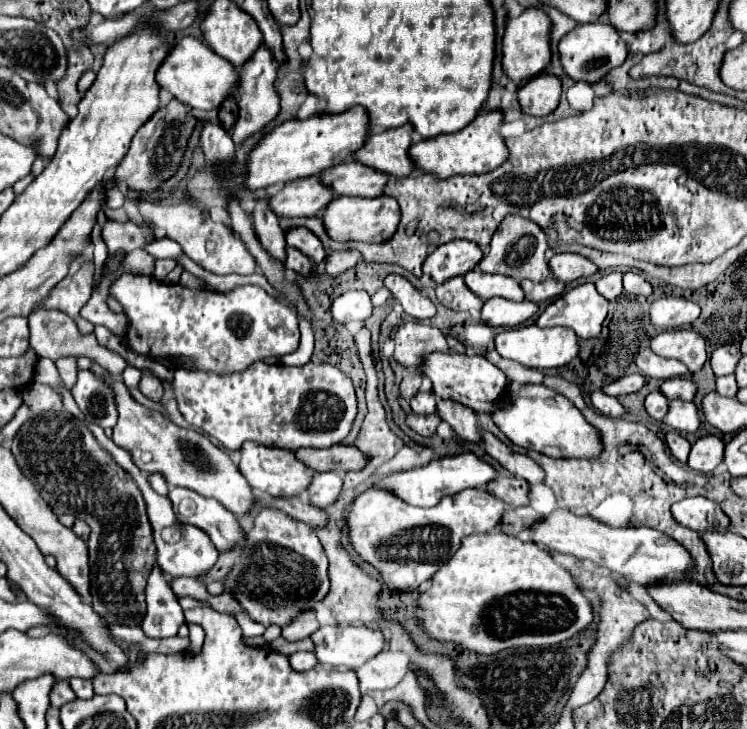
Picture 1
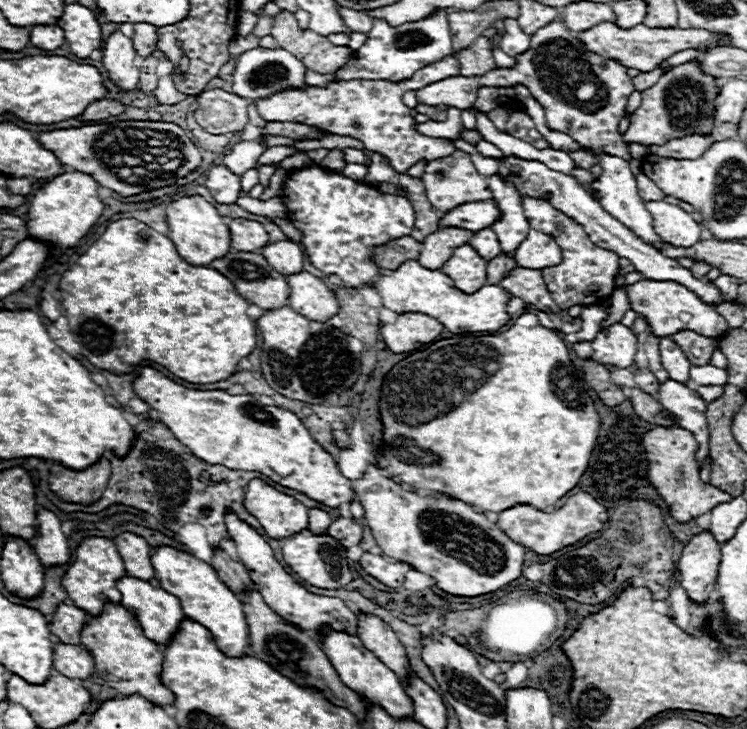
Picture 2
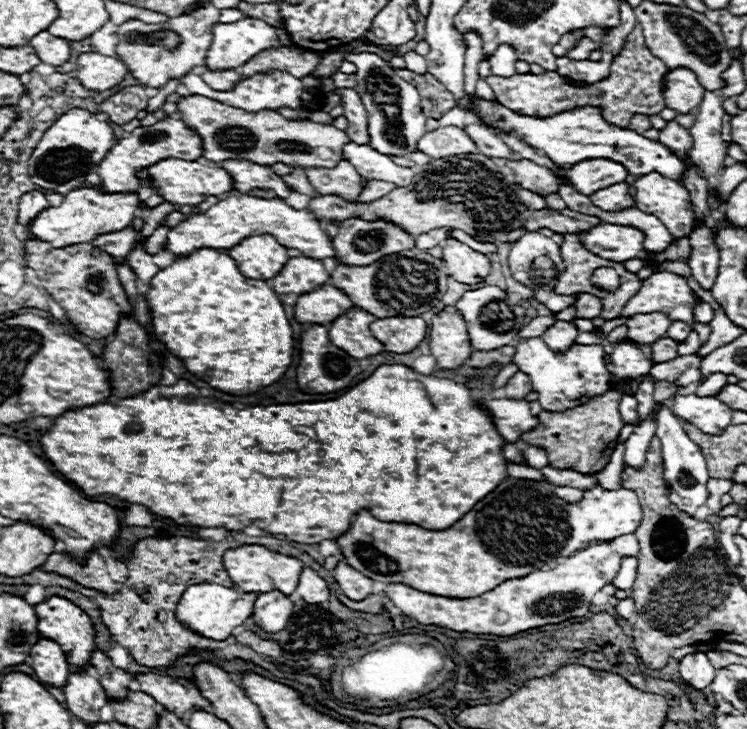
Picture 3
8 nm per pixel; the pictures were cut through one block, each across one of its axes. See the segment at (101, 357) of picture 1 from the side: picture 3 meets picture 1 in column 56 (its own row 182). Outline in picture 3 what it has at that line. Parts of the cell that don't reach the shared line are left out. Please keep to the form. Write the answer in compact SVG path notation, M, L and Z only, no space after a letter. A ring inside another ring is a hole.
M342 160L336 168L304 168L304 172L318 194L330 192L344 200L356 200L360 194L362 176L348 160Z

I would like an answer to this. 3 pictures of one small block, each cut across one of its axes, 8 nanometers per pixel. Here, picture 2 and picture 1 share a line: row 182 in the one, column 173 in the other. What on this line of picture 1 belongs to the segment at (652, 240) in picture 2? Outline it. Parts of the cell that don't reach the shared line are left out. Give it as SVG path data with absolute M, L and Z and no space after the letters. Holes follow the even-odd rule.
M154 566L154 570L150 572L146 584L146 604L148 612L146 618L142 620L142 630L146 632L146 636L150 638L176 636L178 628L184 624L182 608L158 566Z

